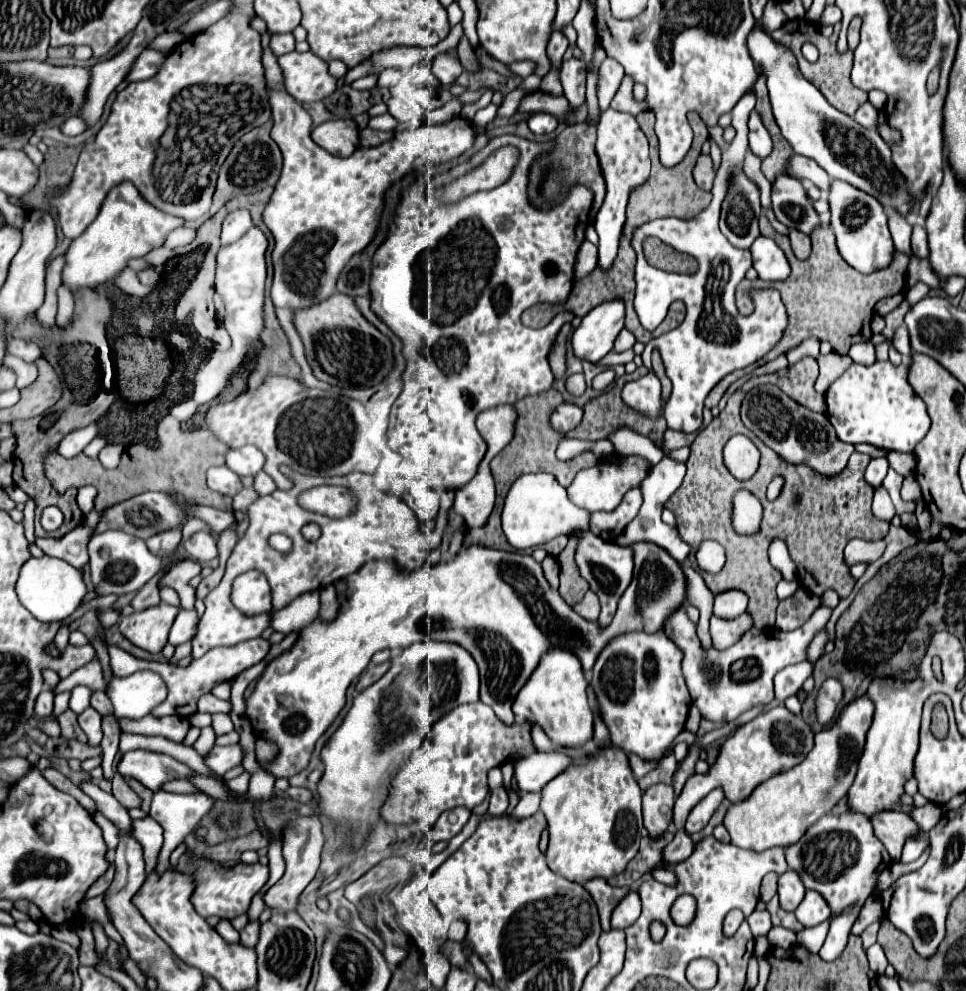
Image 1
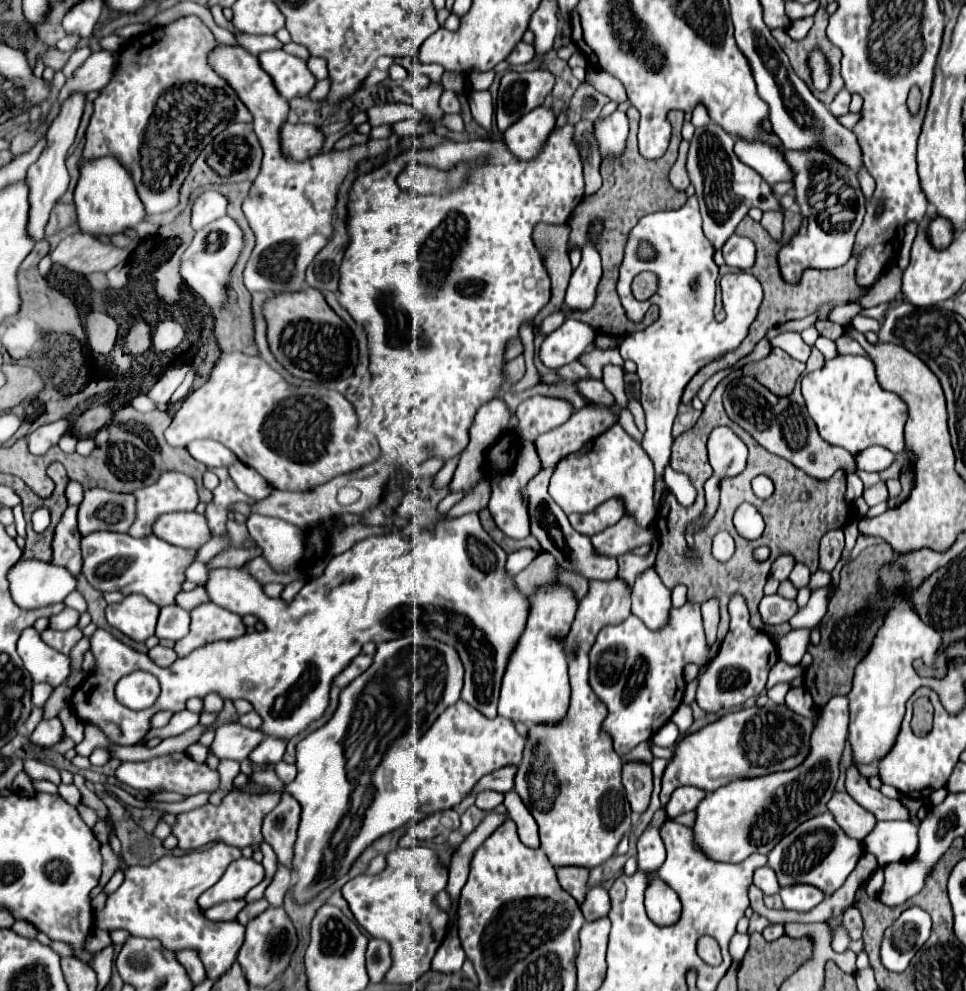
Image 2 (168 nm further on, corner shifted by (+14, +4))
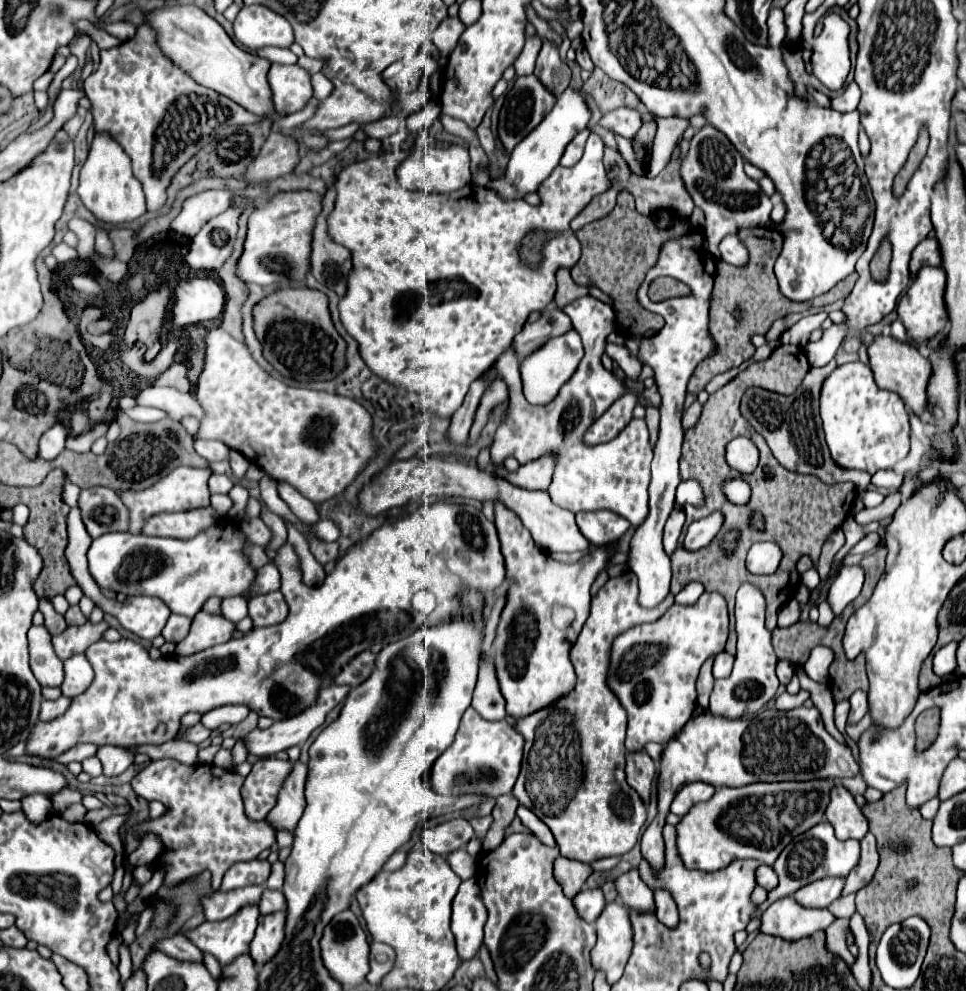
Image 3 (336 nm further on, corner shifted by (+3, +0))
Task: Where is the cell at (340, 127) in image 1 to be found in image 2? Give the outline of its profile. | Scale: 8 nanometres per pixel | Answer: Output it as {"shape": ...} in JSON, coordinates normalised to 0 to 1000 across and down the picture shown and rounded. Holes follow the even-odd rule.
{"shape":[[[296,124],[292,128],[292,148],[298,158],[306,162],[315,162],[333,152],[337,136],[327,126],[302,126]]]}

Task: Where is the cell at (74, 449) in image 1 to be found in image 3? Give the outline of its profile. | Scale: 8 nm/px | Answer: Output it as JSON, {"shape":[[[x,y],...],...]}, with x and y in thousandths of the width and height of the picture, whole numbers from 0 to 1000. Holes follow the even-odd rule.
{"shape":[[[55,429],[49,433],[40,443],[40,461],[42,463],[57,463],[67,453],[69,433],[67,429]]]}

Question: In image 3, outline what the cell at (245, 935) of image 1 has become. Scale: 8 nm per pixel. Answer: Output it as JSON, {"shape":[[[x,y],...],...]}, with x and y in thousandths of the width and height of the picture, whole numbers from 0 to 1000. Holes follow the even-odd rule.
{"shape":[[[272,897],[270,909],[268,909],[268,919],[272,923],[283,921],[283,919],[295,919],[295,905],[291,899],[283,899],[283,897]]]}

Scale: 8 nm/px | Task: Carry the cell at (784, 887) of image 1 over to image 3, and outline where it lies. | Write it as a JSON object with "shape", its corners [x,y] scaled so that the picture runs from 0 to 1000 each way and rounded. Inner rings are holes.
{"shape":[[[786,873],[782,885],[784,885],[784,893],[792,895],[794,899],[804,895],[804,883],[802,883],[802,879],[796,873]]]}

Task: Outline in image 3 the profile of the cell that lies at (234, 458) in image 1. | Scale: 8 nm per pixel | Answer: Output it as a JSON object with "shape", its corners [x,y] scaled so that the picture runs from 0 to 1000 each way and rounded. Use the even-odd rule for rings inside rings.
{"shape":[[[202,443],[202,455],[212,461],[214,465],[231,465],[237,461],[237,451],[229,445],[214,445],[214,443]]]}

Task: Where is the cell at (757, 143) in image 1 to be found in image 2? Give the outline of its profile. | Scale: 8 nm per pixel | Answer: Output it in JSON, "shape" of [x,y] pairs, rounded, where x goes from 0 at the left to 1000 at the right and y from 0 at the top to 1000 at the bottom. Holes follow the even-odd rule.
{"shape":[[[762,138],[760,154],[770,166],[785,173],[797,187],[822,181],[822,171],[818,171],[807,148],[791,146],[789,142],[768,142],[768,138]]]}

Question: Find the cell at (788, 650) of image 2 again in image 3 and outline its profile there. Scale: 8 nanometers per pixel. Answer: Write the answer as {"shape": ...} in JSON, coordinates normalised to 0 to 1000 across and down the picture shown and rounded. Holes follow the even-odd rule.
{"shape":[[[829,673],[825,675],[825,681],[827,681],[827,685],[829,685],[829,693],[835,695],[835,697],[840,699],[840,707],[842,707],[842,711],[850,717],[850,724],[852,724],[852,730],[854,730],[856,738],[858,738],[864,746],[869,746],[869,748],[875,750],[873,742],[866,738],[866,734],[864,734],[864,730],[862,730],[864,707],[862,707],[862,703],[860,703],[860,695],[858,695],[858,691],[848,691],[848,689],[840,687],[840,685],[833,681],[833,677],[831,677]]]}

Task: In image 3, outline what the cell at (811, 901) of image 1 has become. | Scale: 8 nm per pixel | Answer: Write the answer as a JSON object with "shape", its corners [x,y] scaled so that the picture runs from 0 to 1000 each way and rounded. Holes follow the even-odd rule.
{"shape":[[[852,885],[850,889],[842,889],[833,895],[829,895],[821,905],[831,915],[858,915],[873,899],[873,887],[864,885]]]}

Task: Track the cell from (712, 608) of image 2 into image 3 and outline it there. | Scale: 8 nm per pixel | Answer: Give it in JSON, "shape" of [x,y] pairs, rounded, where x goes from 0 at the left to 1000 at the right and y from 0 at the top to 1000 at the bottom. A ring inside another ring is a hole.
{"shape":[[[736,663],[736,667],[732,667],[726,673],[726,679],[724,679],[724,685],[722,685],[722,701],[724,701],[722,709],[724,709],[724,713],[728,717],[734,713],[734,701],[738,697],[738,689],[740,689],[738,679],[736,679],[736,673],[738,673],[738,663]]]}

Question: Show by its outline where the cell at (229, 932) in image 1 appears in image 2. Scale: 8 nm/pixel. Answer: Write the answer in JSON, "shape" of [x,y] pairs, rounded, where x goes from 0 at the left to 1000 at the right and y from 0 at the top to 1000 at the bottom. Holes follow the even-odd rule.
{"shape":[[[236,909],[236,911],[230,911],[230,913],[224,913],[224,915],[217,915],[211,923],[219,929],[240,929],[244,927],[246,919],[253,915],[255,911],[253,909]]]}

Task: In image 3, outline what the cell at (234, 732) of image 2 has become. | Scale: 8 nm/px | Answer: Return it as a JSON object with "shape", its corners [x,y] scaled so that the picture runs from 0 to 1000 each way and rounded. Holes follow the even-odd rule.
{"shape":[[[345,689],[341,695],[332,695],[332,699],[328,701],[326,711],[322,711],[322,713],[316,715],[314,719],[307,719],[307,724],[297,724],[297,726],[285,728],[278,736],[262,736],[262,738],[254,744],[258,760],[262,760],[262,762],[266,762],[266,764],[281,764],[281,762],[285,762],[285,760],[289,760],[289,758],[295,758],[295,756],[299,756],[299,754],[303,754],[303,752],[307,752],[307,750],[316,750],[318,744],[320,744],[328,734],[334,732],[339,719],[359,703],[361,695],[363,695],[361,691],[347,691],[347,689]]]}

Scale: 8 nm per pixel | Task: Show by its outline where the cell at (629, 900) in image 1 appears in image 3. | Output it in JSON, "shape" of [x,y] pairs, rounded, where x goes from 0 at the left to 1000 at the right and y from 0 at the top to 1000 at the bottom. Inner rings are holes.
{"shape":[[[601,897],[601,901],[597,901],[597,905],[593,905],[591,909],[597,917],[597,923],[604,925],[608,931],[614,931],[628,913],[622,897]]]}

